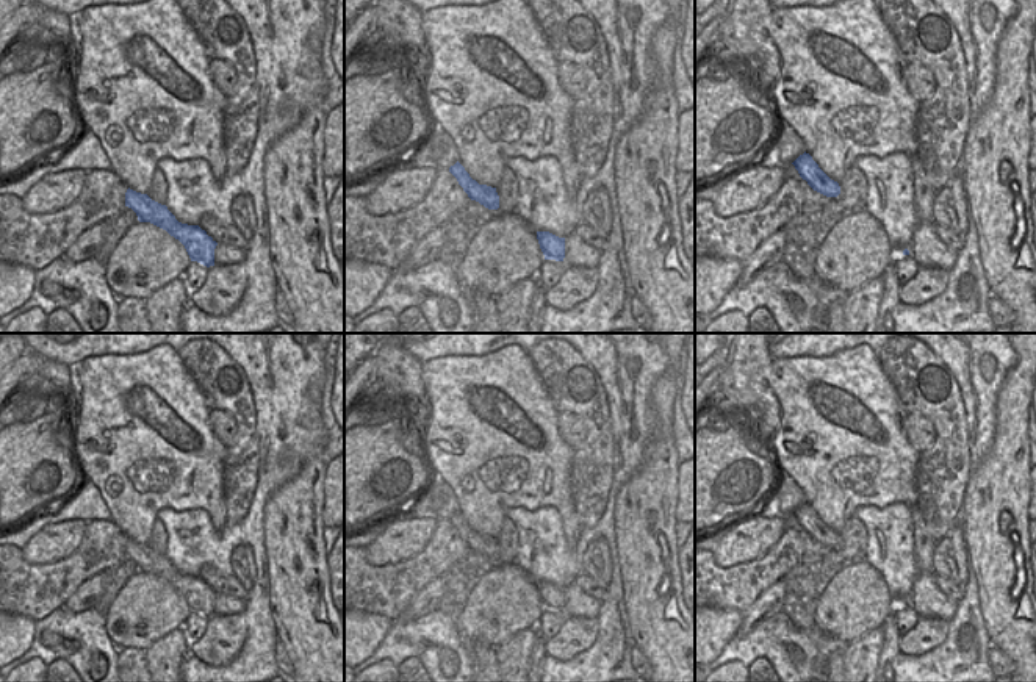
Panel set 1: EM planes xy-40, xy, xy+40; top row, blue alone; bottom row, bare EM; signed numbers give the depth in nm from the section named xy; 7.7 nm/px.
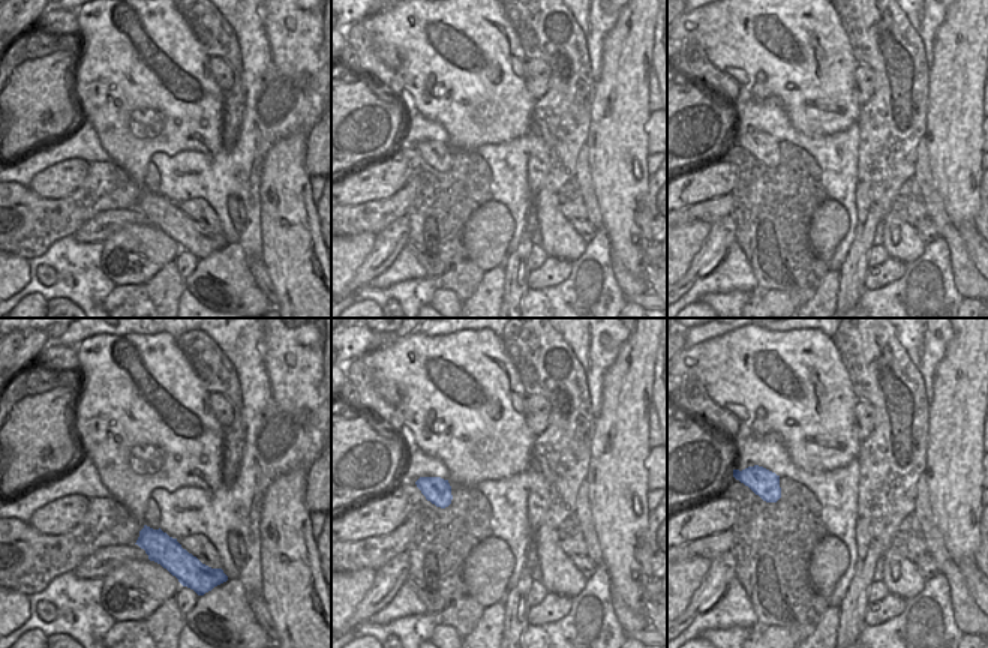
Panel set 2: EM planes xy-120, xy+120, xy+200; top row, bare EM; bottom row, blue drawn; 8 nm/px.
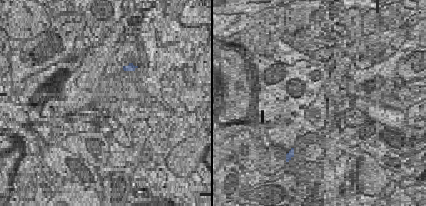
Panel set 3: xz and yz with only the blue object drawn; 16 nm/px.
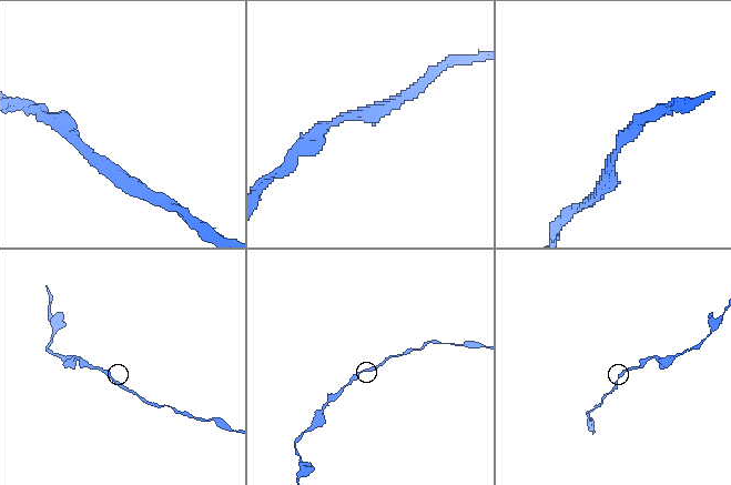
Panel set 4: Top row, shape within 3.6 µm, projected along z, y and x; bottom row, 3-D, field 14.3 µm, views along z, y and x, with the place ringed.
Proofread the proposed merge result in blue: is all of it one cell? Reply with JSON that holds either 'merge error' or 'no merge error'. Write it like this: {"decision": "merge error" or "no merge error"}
{"decision": "no merge error"}

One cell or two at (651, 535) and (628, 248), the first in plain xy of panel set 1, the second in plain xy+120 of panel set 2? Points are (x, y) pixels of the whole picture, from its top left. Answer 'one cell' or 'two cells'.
one cell

